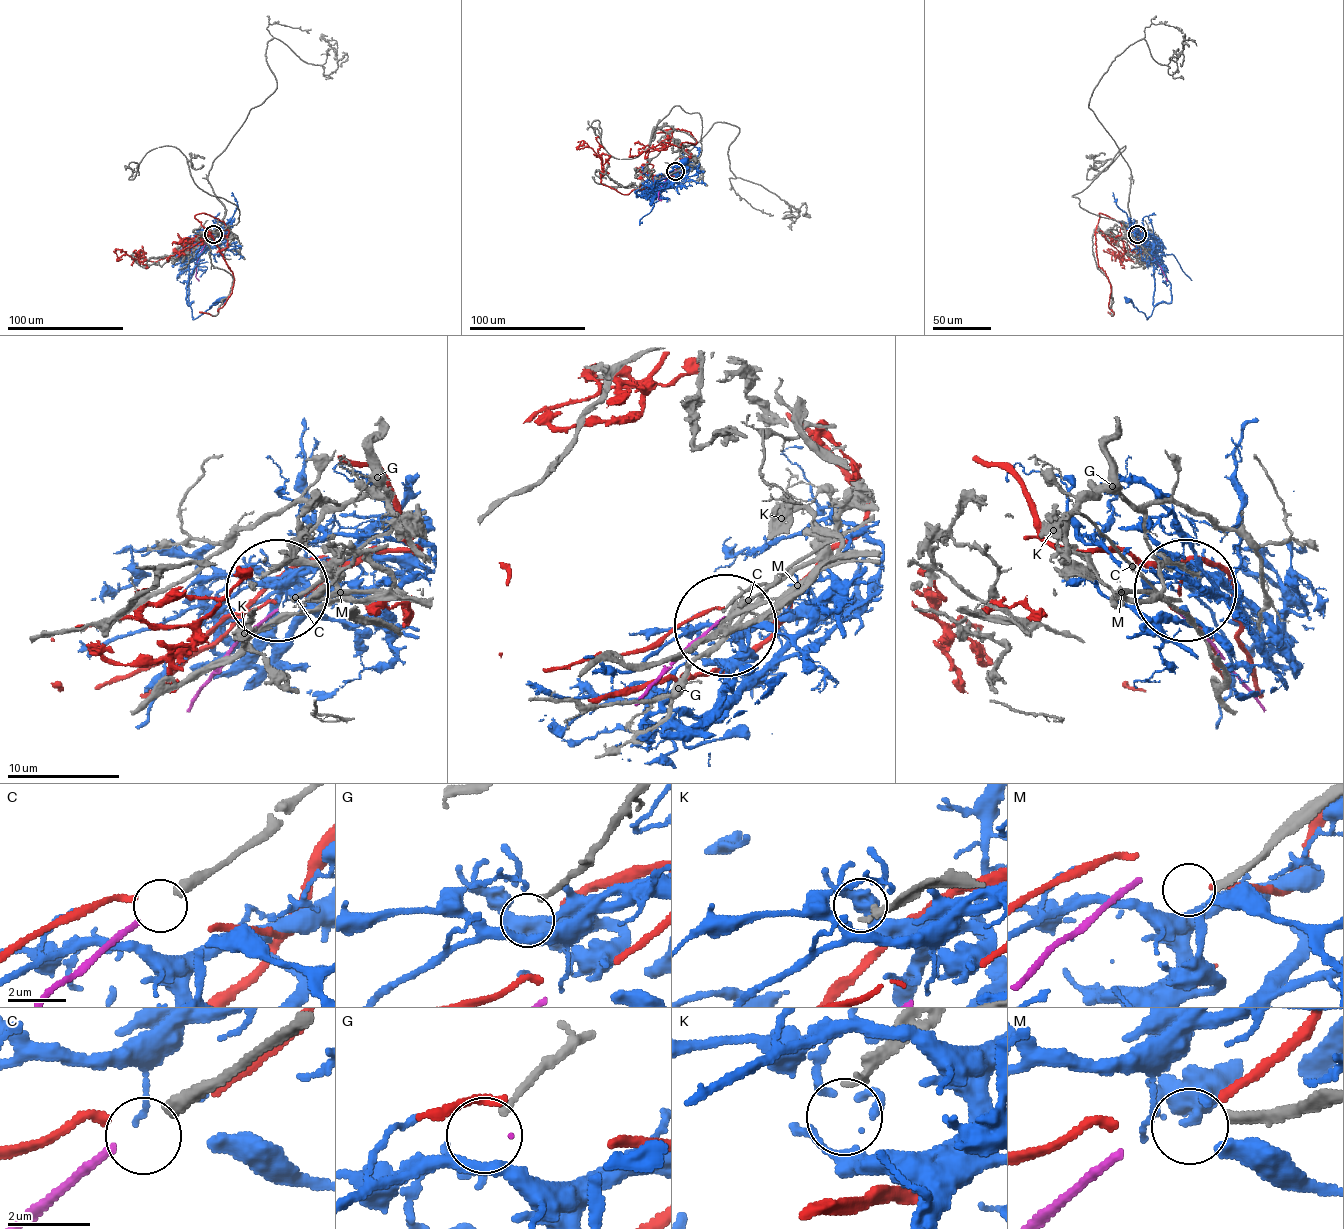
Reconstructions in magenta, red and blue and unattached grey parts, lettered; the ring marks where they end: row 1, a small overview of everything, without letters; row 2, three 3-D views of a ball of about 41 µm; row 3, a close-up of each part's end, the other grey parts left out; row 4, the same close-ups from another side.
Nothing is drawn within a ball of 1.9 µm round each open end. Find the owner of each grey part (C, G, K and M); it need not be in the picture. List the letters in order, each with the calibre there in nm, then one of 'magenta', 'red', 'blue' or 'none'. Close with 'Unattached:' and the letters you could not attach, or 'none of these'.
C: 380 nm | magenta
G: 160 nm | none
K: 200 nm | none
M: 240 nm | none
Unattached: G, K, M

